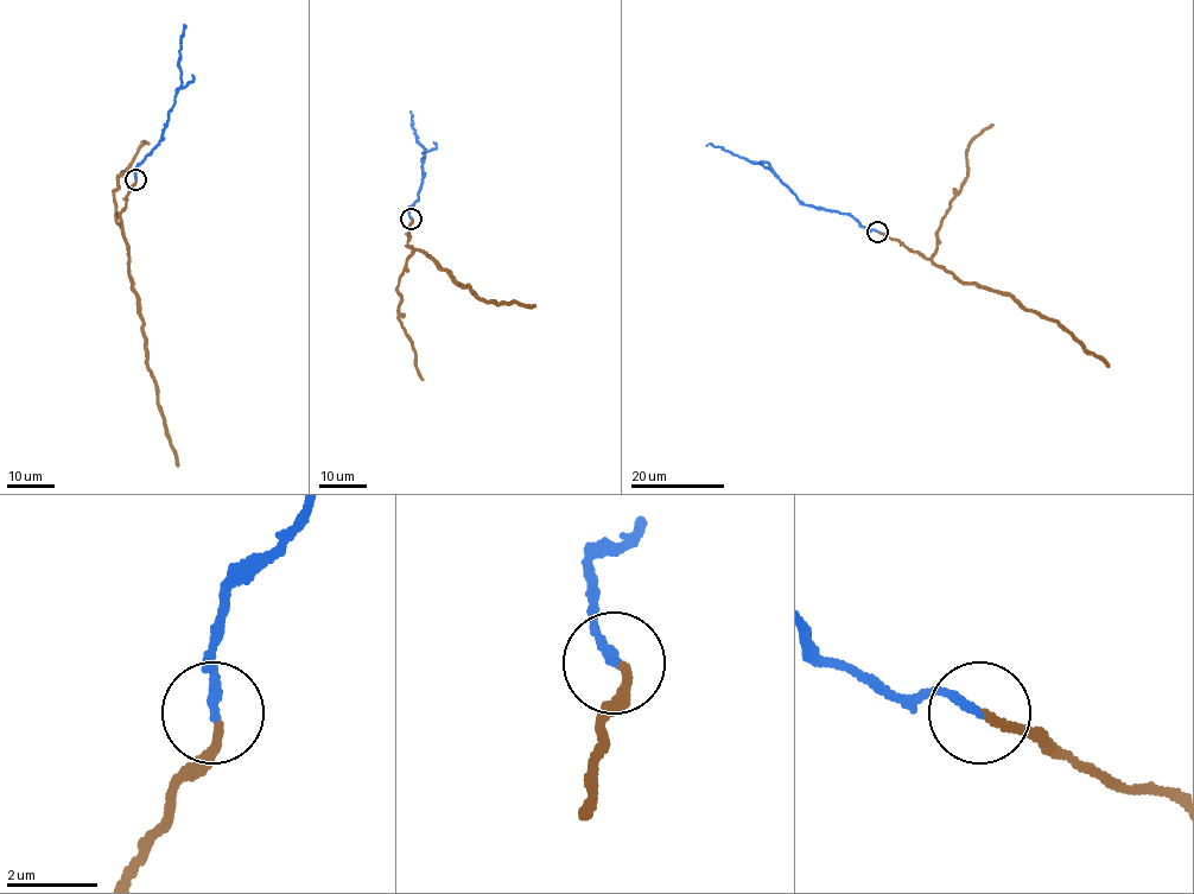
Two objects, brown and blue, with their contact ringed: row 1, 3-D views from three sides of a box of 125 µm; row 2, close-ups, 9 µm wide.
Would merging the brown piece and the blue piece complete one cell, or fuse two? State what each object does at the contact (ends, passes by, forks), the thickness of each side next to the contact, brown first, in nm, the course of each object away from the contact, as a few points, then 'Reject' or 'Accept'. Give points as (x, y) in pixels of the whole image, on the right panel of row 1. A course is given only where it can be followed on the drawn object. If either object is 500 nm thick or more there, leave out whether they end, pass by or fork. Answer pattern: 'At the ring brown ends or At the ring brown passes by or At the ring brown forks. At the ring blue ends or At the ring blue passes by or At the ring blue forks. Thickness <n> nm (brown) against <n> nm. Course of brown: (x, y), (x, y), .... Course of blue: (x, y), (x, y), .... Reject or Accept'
At the ring brown ends. At the ring blue ends. Thickness 160 nm (brown) against 200 nm. Course of brown: (877, 230), (899, 239), (908, 249), (960, 280), (1010, 296), (1024, 308), (1056, 322), (1084, 352), (1109, 367). Course of blue: (877, 232), (861, 226), (848, 214), (801, 204), (769, 169), (721, 147), (706, 146). Accept

